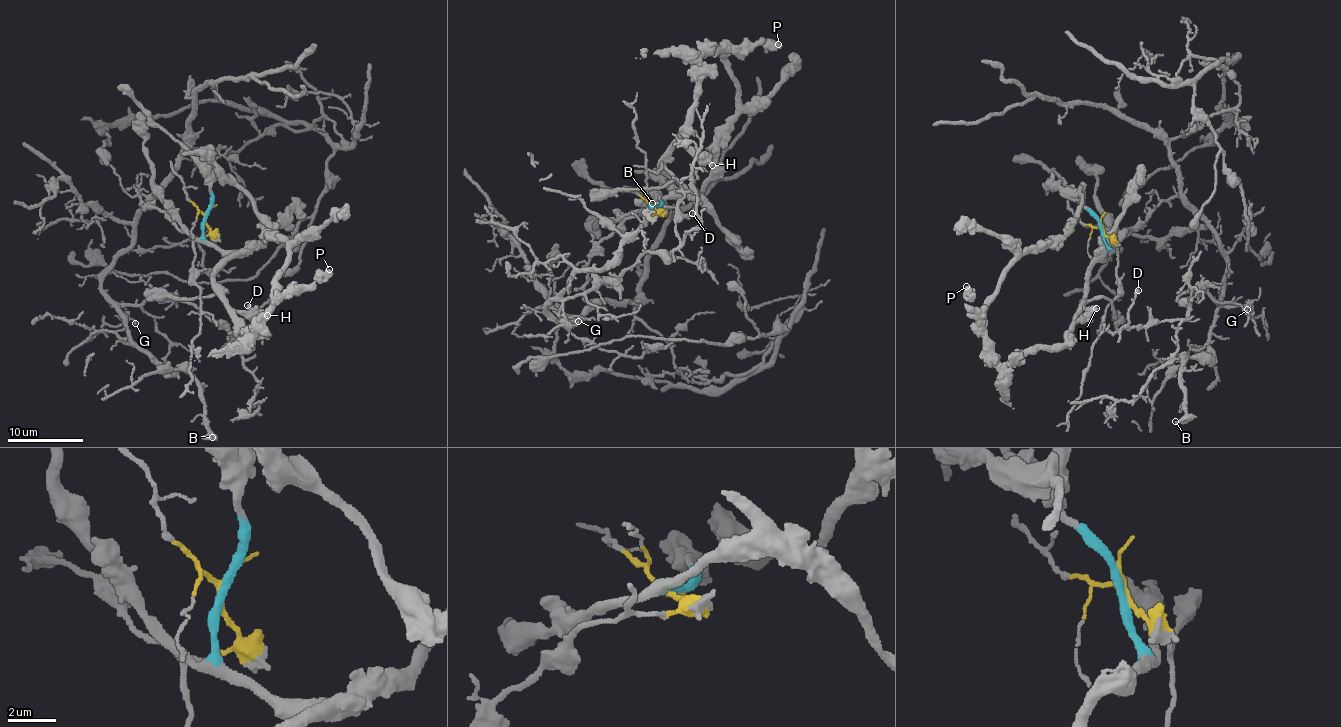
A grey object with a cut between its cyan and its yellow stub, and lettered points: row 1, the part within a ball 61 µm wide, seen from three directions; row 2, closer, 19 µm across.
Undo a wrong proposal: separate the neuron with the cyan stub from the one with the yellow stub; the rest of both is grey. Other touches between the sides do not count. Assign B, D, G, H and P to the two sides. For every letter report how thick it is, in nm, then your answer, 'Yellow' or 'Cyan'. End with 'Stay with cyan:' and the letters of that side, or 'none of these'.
B: Thickness 240 nm. Yellow
D: Thickness 320 nm. Yellow
G: Thickness 140 nm. Yellow
H: Thickness 440 nm. Cyan
P: Thickness 550 nm. Cyan
Stay with cyan: H, P

